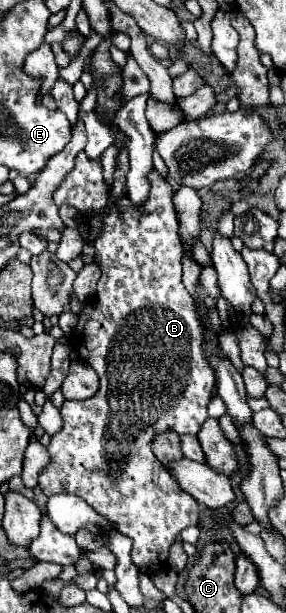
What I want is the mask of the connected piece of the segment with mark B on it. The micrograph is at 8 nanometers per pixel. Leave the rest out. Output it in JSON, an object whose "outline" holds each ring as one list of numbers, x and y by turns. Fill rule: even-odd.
{"outline":[[152,171,150,173,150,183,152,183,152,189,150,189,150,199,146,203,146,207,140,207,140,209,134,209,126,199,118,199,114,209,102,217,102,235,94,241,94,247,96,247,96,263,102,267,102,279,98,281,98,293,96,297,86,305,84,313,78,317,78,325,70,337,70,345,72,349,78,353,78,357,82,361,88,361,100,375,100,389,94,397,86,399,86,401,64,401,62,405,62,419,64,419,64,427,62,431,54,433,50,437,50,445,48,445,48,453,50,453,50,463,40,471,40,489,44,491,46,497,52,497,52,495,58,495,58,493,72,493,72,495,78,495,80,499,84,499,90,507,94,507,96,513,100,513,102,517,106,517,112,525,114,525,114,531,130,537,134,541,132,545,132,563,146,575,154,575,162,569,168,567,168,551,170,551,170,545,174,543,174,537,184,529,184,527,190,527,190,525,196,525,198,523,198,503,194,499,190,499,190,495,186,495,184,491,178,491,178,485,174,483,174,479,170,479,166,467,162,467,162,463,158,463,158,459,154,457,152,453,152,447,150,447,150,439,154,439,154,431,176,431,178,435,184,435,184,433,198,433,202,423,206,421,208,417,208,403,212,399,212,389,214,389,214,369,208,365,206,361,206,355,202,351,202,345,204,345,204,339,206,339,206,329,196,313,196,305,194,305,194,299,192,295,186,291,184,283,182,283,182,243,180,243,180,237,178,237,178,217,176,217,176,211,174,211,174,203,172,203,172,195,174,195,174,189,170,183,166,183,158,171],[118,203,122,203,122,209,124,209,124,215,118,215,116,207]]}

